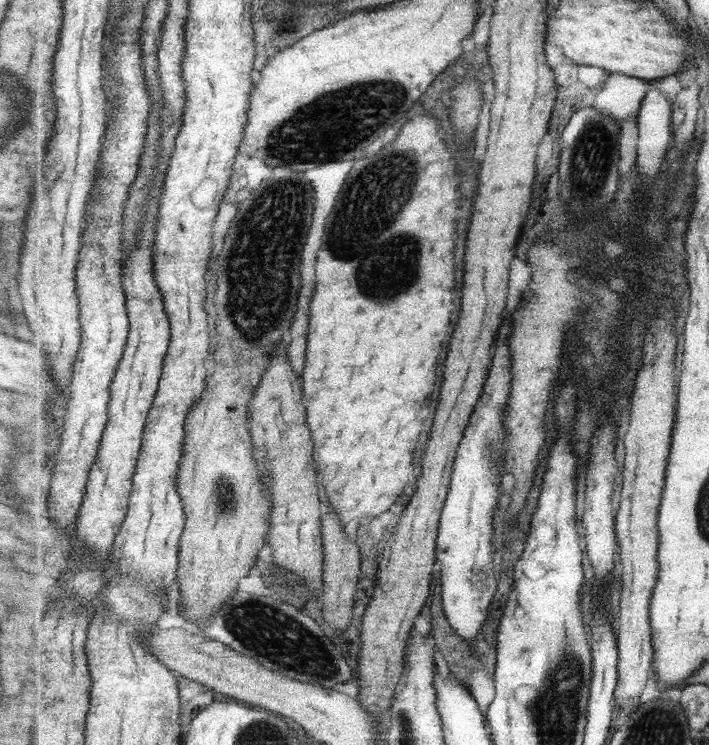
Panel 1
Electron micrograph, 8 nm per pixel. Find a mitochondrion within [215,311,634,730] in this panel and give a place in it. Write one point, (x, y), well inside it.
(262, 628)

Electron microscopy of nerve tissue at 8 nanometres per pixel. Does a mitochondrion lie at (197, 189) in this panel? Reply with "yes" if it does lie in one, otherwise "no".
no

